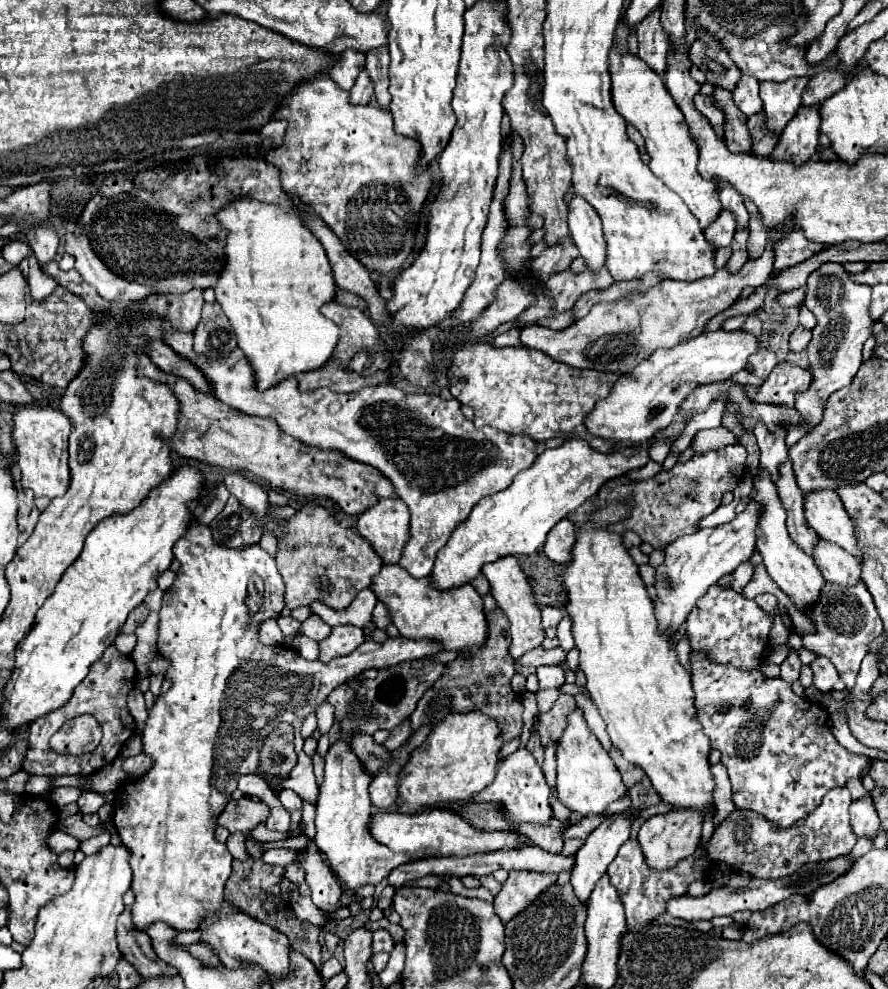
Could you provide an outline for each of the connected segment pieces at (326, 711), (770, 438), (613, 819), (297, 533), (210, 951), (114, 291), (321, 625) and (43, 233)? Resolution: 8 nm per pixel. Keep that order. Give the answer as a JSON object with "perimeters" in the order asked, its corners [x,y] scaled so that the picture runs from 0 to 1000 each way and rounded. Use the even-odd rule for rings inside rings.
{"perimeters":[[[[365,710],[356,718],[356,726],[358,726],[358,738],[360,738],[360,742],[369,742],[369,738],[376,732],[376,716],[369,710]]],[[[854,427],[849,433],[849,441],[856,453],[856,477],[865,477],[869,487],[876,487],[876,473],[887,465],[887,453],[883,449],[885,437],[878,433],[874,437],[865,437],[865,433]]],[[[691,823],[687,825],[685,829],[680,829],[671,839],[664,841],[664,845],[660,847],[658,855],[649,861],[649,874],[646,874],[646,882],[644,882],[644,888],[642,888],[642,894],[646,898],[646,906],[653,910],[655,916],[662,914],[662,908],[664,908],[664,902],[669,900],[671,892],[682,884],[682,878],[685,874],[691,870],[696,857],[707,849],[709,845],[709,835],[712,835],[712,825],[707,823]]],[[[342,512],[324,526],[324,540],[313,548],[311,568],[322,590],[320,611],[327,617],[345,613],[351,607],[363,607],[376,617],[387,617],[405,597],[417,593],[421,580],[430,574],[430,566],[421,560],[419,552],[408,542],[378,530],[363,512]],[[360,582],[372,586],[374,599],[360,599]]],[[[223,950],[218,954],[205,954],[203,957],[205,961],[212,961],[221,971],[227,973],[230,979],[236,979],[236,981],[248,981],[252,979],[252,975],[248,975],[248,969],[243,967],[241,959],[236,954],[232,954],[230,950]]],[[[86,224],[74,226],[74,255],[86,261],[86,273],[88,277],[108,291],[108,295],[117,303],[135,303],[140,309],[146,309],[167,297],[173,297],[173,291],[164,291],[160,287],[142,285],[135,279],[131,279],[104,253],[101,243],[97,239],[83,239]]],[[[351,621],[349,625],[345,625],[342,629],[340,629],[340,633],[338,633],[338,637],[340,637],[340,641],[345,641],[347,645],[351,645],[351,647],[365,647],[369,641],[372,641],[372,633],[363,627],[363,625],[358,625],[356,621]]],[[[43,229],[32,235],[32,247],[38,253],[38,259],[45,269],[52,269],[61,263],[65,255],[65,239],[54,229]]]]}

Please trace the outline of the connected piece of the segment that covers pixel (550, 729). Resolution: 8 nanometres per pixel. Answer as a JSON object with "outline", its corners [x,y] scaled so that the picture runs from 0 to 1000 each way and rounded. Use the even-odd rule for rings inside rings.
{"outline":[[[631,702],[631,706],[622,712],[622,716],[617,720],[606,720],[601,724],[601,732],[599,732],[599,740],[608,742],[610,754],[615,756],[619,750],[628,750],[635,736],[637,736],[637,724],[649,716],[646,704],[640,702]]]}

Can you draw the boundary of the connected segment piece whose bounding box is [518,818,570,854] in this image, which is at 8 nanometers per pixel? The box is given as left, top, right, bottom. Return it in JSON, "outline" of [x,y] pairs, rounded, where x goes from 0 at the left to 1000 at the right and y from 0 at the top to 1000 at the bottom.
{"outline":[[[626,827],[619,829],[619,833],[615,835],[606,835],[606,833],[588,833],[583,835],[586,841],[590,841],[604,855],[613,857],[615,861],[622,863],[631,863],[633,861],[633,839],[640,835],[642,831],[633,833]]]}

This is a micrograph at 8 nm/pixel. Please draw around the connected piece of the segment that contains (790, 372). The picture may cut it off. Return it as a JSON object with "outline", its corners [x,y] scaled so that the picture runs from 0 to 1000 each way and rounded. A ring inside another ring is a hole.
{"outline":[[[878,366],[856,390],[849,406],[894,411],[894,400],[908,394],[912,386],[914,386],[914,380],[910,374],[903,374],[892,366]]]}

